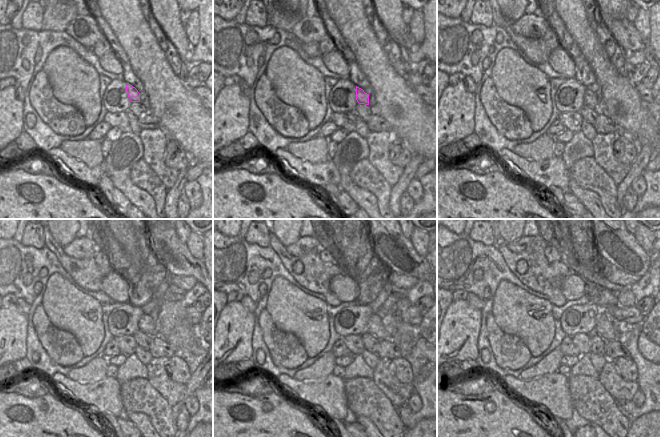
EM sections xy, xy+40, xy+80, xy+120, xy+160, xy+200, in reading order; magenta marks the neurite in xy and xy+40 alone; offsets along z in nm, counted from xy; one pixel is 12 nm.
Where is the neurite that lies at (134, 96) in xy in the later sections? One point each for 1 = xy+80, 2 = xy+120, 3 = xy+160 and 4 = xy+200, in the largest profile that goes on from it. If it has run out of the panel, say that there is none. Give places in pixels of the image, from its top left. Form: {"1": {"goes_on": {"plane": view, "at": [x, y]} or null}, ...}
{"1": {"goes_on": {"plane": "xy+80", "at": [590, 99]}}, "2": {"goes_on": {"plane": "xy+120", "at": [146, 324]}}, "3": {"goes_on": {"plane": "xy+160", "at": [375, 326]}}, "4": {"goes_on": {"plane": "xy+200", "at": [609, 330]}}}

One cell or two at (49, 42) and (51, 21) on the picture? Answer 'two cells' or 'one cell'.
two cells

